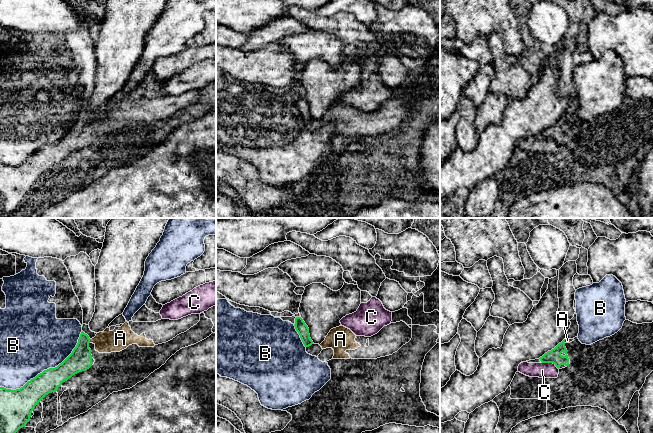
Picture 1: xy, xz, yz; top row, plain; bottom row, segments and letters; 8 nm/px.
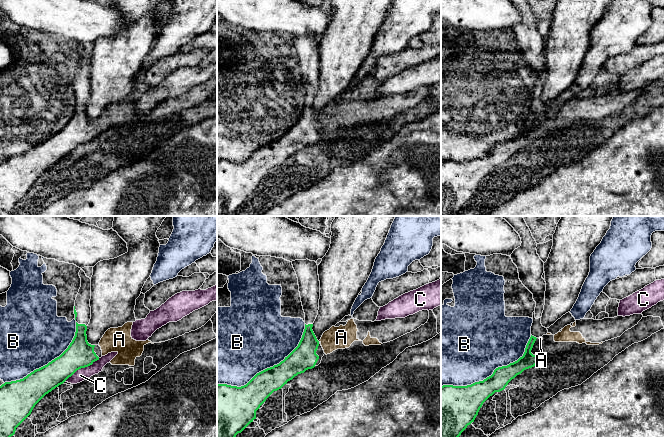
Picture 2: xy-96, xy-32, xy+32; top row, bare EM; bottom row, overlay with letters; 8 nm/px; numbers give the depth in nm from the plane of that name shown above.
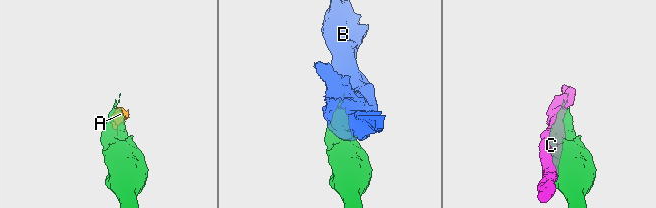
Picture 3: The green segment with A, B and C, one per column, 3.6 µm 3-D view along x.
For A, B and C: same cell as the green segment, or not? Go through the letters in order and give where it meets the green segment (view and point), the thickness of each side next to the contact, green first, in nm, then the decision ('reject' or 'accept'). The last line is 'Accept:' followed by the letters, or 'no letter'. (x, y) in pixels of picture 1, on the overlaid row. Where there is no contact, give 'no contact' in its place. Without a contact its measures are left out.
A: contact xy (89, 341); calibres 180 and 180 nm; accept
B: contact xy (47, 369); calibres 180 and 500 nm; reject
C: contact yz (550, 362); calibres 120 and 130 nm; reject
Accept: A

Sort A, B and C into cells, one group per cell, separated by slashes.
A / B / C

